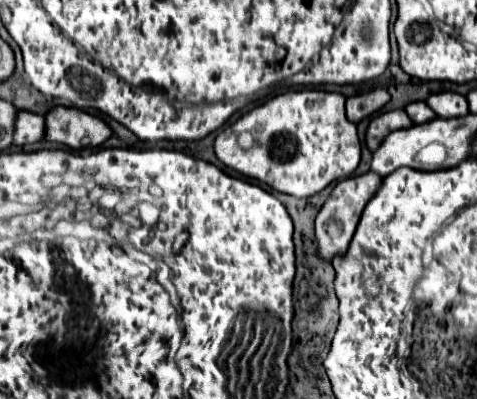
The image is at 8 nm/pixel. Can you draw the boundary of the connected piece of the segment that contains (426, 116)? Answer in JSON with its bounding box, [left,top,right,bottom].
[405,101,437,123]

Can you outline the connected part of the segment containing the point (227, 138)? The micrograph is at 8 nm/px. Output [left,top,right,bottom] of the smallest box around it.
[215,89,361,197]

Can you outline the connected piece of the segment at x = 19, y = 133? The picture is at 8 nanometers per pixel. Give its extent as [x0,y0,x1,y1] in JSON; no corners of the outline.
[15,111,45,145]

